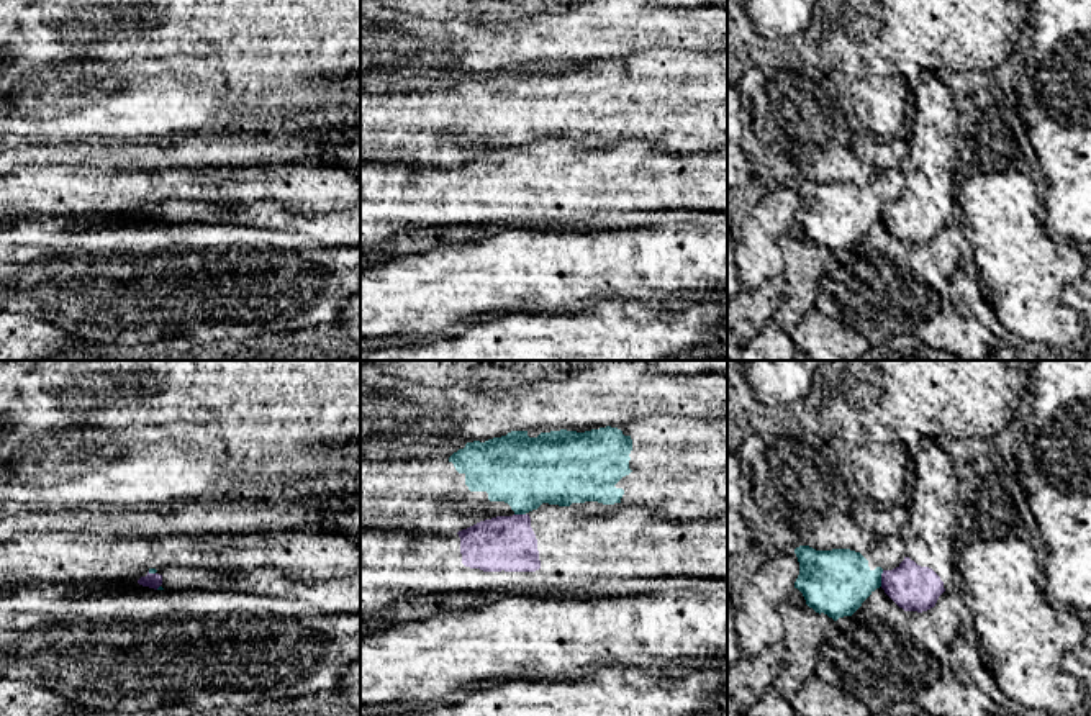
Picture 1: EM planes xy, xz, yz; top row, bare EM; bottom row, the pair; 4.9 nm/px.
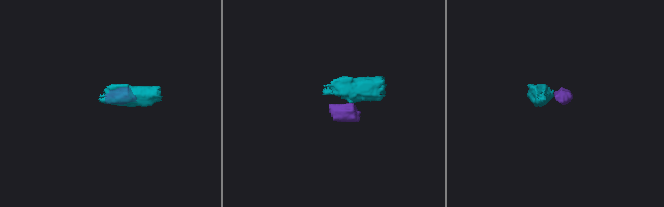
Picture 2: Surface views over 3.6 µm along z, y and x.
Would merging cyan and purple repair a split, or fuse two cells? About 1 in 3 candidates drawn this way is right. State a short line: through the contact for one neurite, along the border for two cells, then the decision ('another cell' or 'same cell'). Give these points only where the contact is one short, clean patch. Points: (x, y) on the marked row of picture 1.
line yz (883, 570), (880, 585); another cell

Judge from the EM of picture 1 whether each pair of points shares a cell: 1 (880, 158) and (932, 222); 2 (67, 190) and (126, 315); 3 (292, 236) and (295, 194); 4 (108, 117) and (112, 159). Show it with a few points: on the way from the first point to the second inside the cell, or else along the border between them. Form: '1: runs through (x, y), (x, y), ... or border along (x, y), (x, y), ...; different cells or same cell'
1: border along (905, 136), (908, 156), (898, 167); different cells
2: border along (104, 212), (77, 217), (40, 215); different cells
3: border along (249, 205), (259, 200), (276, 200), (287, 208); different cells
4: border along (148, 136), (102, 141); different cells

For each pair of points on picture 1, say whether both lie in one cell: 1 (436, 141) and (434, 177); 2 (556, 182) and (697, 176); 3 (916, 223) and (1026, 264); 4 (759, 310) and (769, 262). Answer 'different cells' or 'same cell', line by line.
1: different cells
2: same cell
3: different cells
4: different cells

